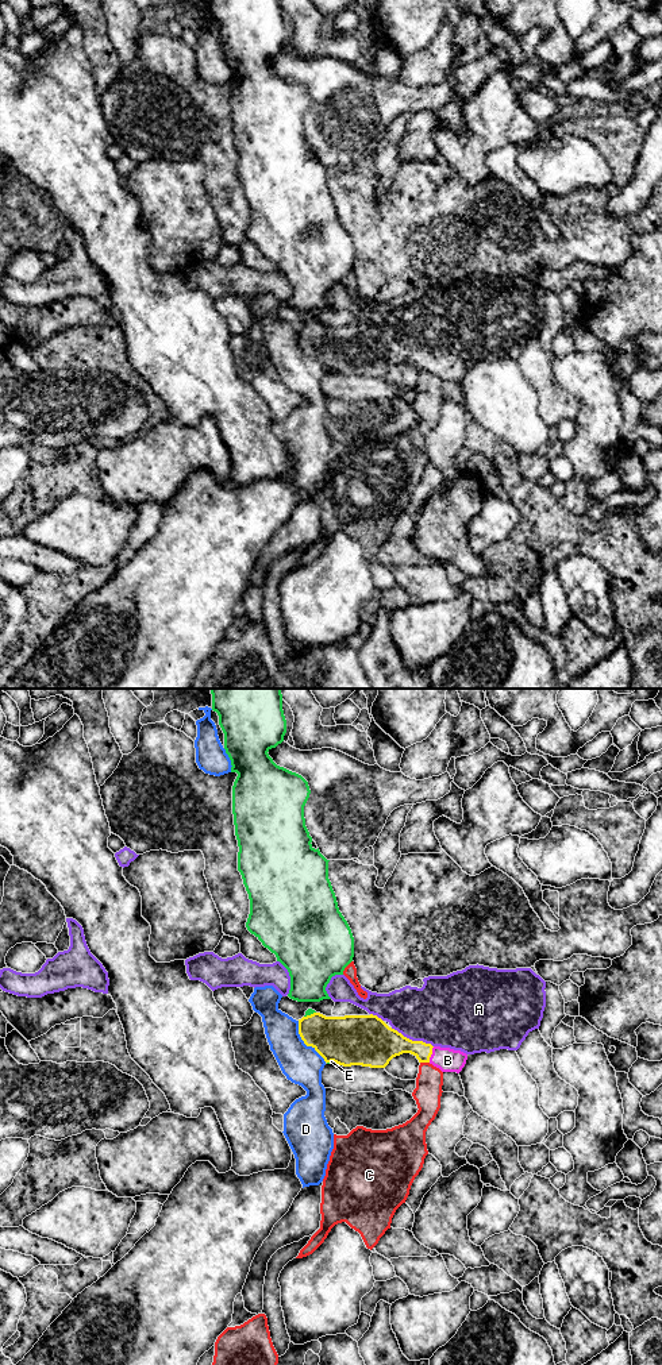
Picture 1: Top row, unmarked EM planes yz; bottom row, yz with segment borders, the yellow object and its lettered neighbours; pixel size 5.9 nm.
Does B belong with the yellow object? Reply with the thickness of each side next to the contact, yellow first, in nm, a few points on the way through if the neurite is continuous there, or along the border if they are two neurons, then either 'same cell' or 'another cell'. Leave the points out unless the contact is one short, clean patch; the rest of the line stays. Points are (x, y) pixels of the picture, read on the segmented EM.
160/140 nm | across yz (389, 1044), (419, 1048), (430, 1055), (447, 1060) | same cell

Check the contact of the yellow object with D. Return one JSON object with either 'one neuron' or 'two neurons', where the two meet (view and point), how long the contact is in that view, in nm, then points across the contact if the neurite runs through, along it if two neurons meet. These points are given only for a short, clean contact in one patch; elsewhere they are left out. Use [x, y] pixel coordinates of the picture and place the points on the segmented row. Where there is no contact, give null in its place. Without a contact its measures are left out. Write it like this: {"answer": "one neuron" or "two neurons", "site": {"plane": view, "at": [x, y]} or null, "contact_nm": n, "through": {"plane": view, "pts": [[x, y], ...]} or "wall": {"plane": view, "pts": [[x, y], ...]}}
{"answer": "two neurons", "site": {"plane": "yz", "at": [304, 1042]}, "contact_nm": 300, "wall": {"plane": "yz", "pts": [[297, 1021], [300, 1038], [326, 1061]]}}

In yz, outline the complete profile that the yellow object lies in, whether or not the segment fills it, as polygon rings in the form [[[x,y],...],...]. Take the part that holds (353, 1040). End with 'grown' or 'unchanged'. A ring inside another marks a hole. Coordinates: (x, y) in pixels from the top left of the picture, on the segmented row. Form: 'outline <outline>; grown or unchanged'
outline [[[313,1013],[299,1019],[299,1034],[326,1063],[343,1067],[385,1068],[393,1057],[411,1053],[419,1063],[459,1073],[467,1060],[461,1050],[412,1041],[373,1014],[326,1017]]]; grown

